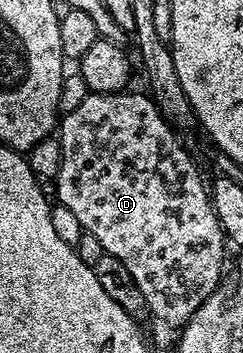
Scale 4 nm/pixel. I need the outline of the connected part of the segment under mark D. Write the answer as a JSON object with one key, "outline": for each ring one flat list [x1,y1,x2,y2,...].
{"outline":[[132,91,94,92,78,105,78,110,63,113,58,124,60,169,56,172,56,196,104,247,101,249,126,266,130,278,142,290,147,311,164,324,183,326,221,287,226,237,212,209,206,180,204,184,195,162,176,141,177,133,165,113,157,108,151,95]]}

